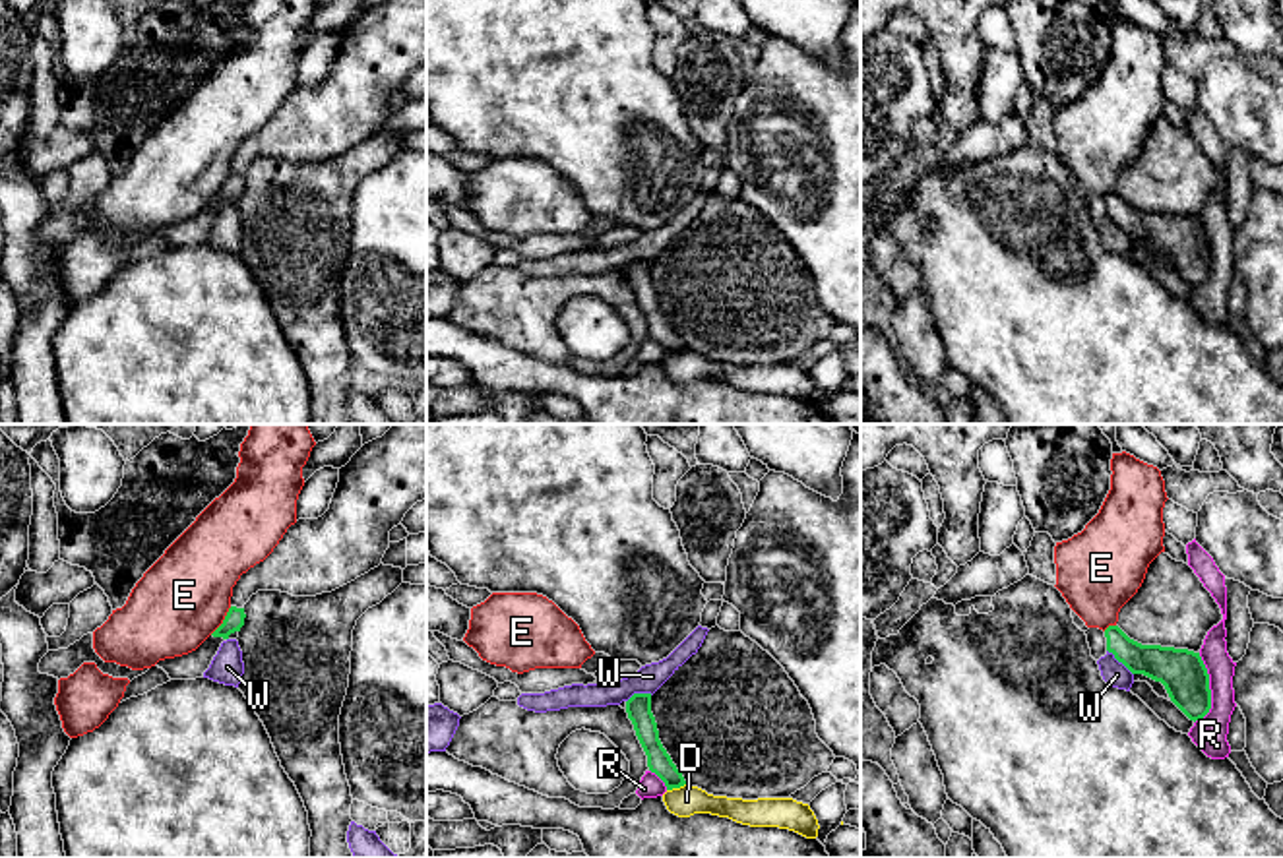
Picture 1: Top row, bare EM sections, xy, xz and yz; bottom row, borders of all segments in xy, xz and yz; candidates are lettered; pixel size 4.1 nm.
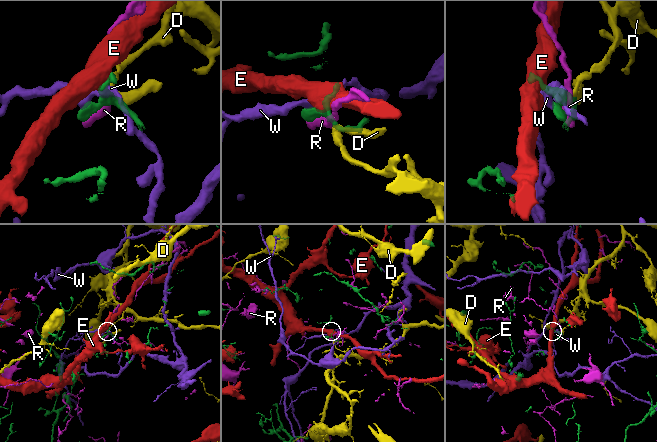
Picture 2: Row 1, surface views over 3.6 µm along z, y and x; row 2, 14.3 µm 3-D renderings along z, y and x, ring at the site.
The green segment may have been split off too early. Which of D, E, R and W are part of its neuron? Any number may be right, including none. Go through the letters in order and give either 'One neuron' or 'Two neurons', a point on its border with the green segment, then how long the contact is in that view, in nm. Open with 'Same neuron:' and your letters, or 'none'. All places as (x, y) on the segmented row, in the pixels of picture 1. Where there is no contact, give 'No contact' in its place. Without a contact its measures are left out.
Same neuron: none
D: Two neurons. Touches green at xz (675, 787). Shared border 90 nm
E: Two neurons. Touches green at xy (223, 620). Shared border 150 nm
R: Two neurons. Touches green at yz (1210, 690). Shared border 300 nm
W: Two neurons. Touches green at yz (1121, 661). Shared border 160 nm

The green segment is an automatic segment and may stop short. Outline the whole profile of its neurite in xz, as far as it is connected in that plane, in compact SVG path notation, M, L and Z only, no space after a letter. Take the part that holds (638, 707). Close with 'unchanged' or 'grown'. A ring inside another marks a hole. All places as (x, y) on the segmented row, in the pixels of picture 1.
M634 693L626 701L628 719L634 724L636 736L647 755L647 767L667 786L667 790L680 788L686 784L682 773L673 763L671 755L659 740L655 717L651 713L651 693Z | unchanged

